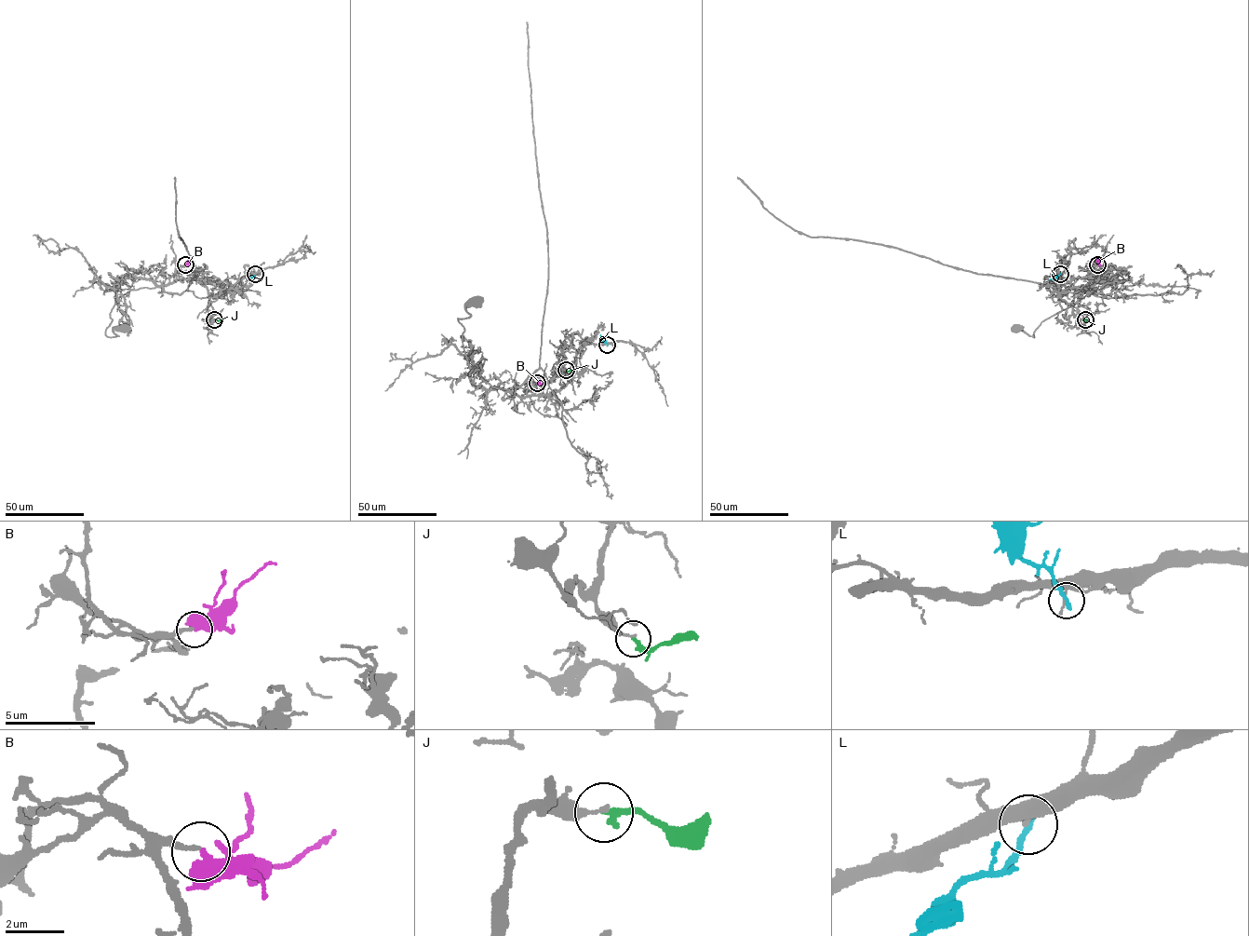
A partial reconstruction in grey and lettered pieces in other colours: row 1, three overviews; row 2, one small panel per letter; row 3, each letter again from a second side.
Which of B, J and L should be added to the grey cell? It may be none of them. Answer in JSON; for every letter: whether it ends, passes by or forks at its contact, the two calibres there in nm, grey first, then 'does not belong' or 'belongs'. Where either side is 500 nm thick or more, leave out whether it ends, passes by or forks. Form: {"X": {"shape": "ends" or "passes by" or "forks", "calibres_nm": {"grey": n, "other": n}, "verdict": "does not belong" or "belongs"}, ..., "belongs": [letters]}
{"B": {"shape": "ends", "calibres_nm": {"grey": 160, "other": 480}, "verdict": "belongs"}, "J": {"shape": "passes by", "calibres_nm": {"grey": 160, "other": 130}, "verdict": "does not belong"}, "L": {"shape": "ends", "calibres_nm": {"grey": 160, "other": 240}, "verdict": "does not belong"}, "belongs": ["B"]}

